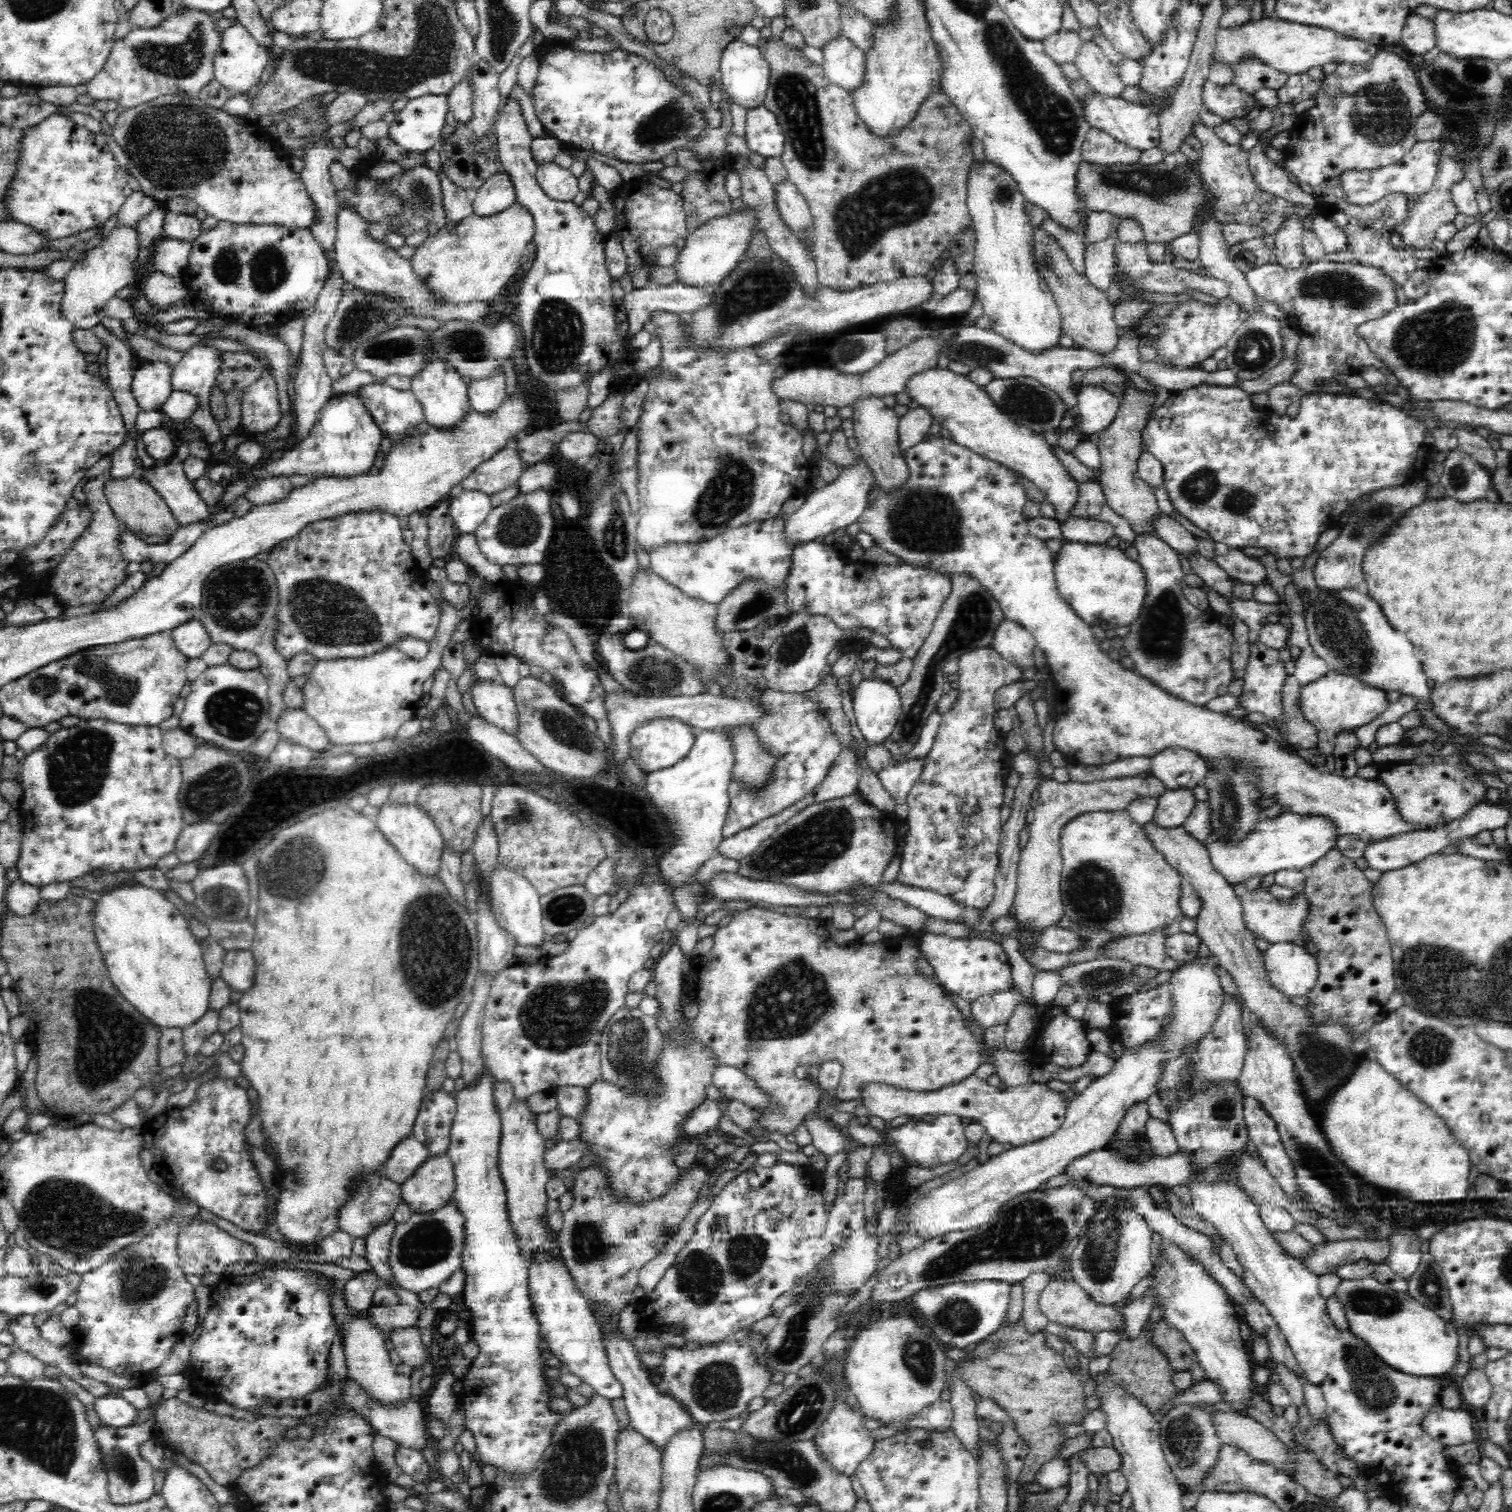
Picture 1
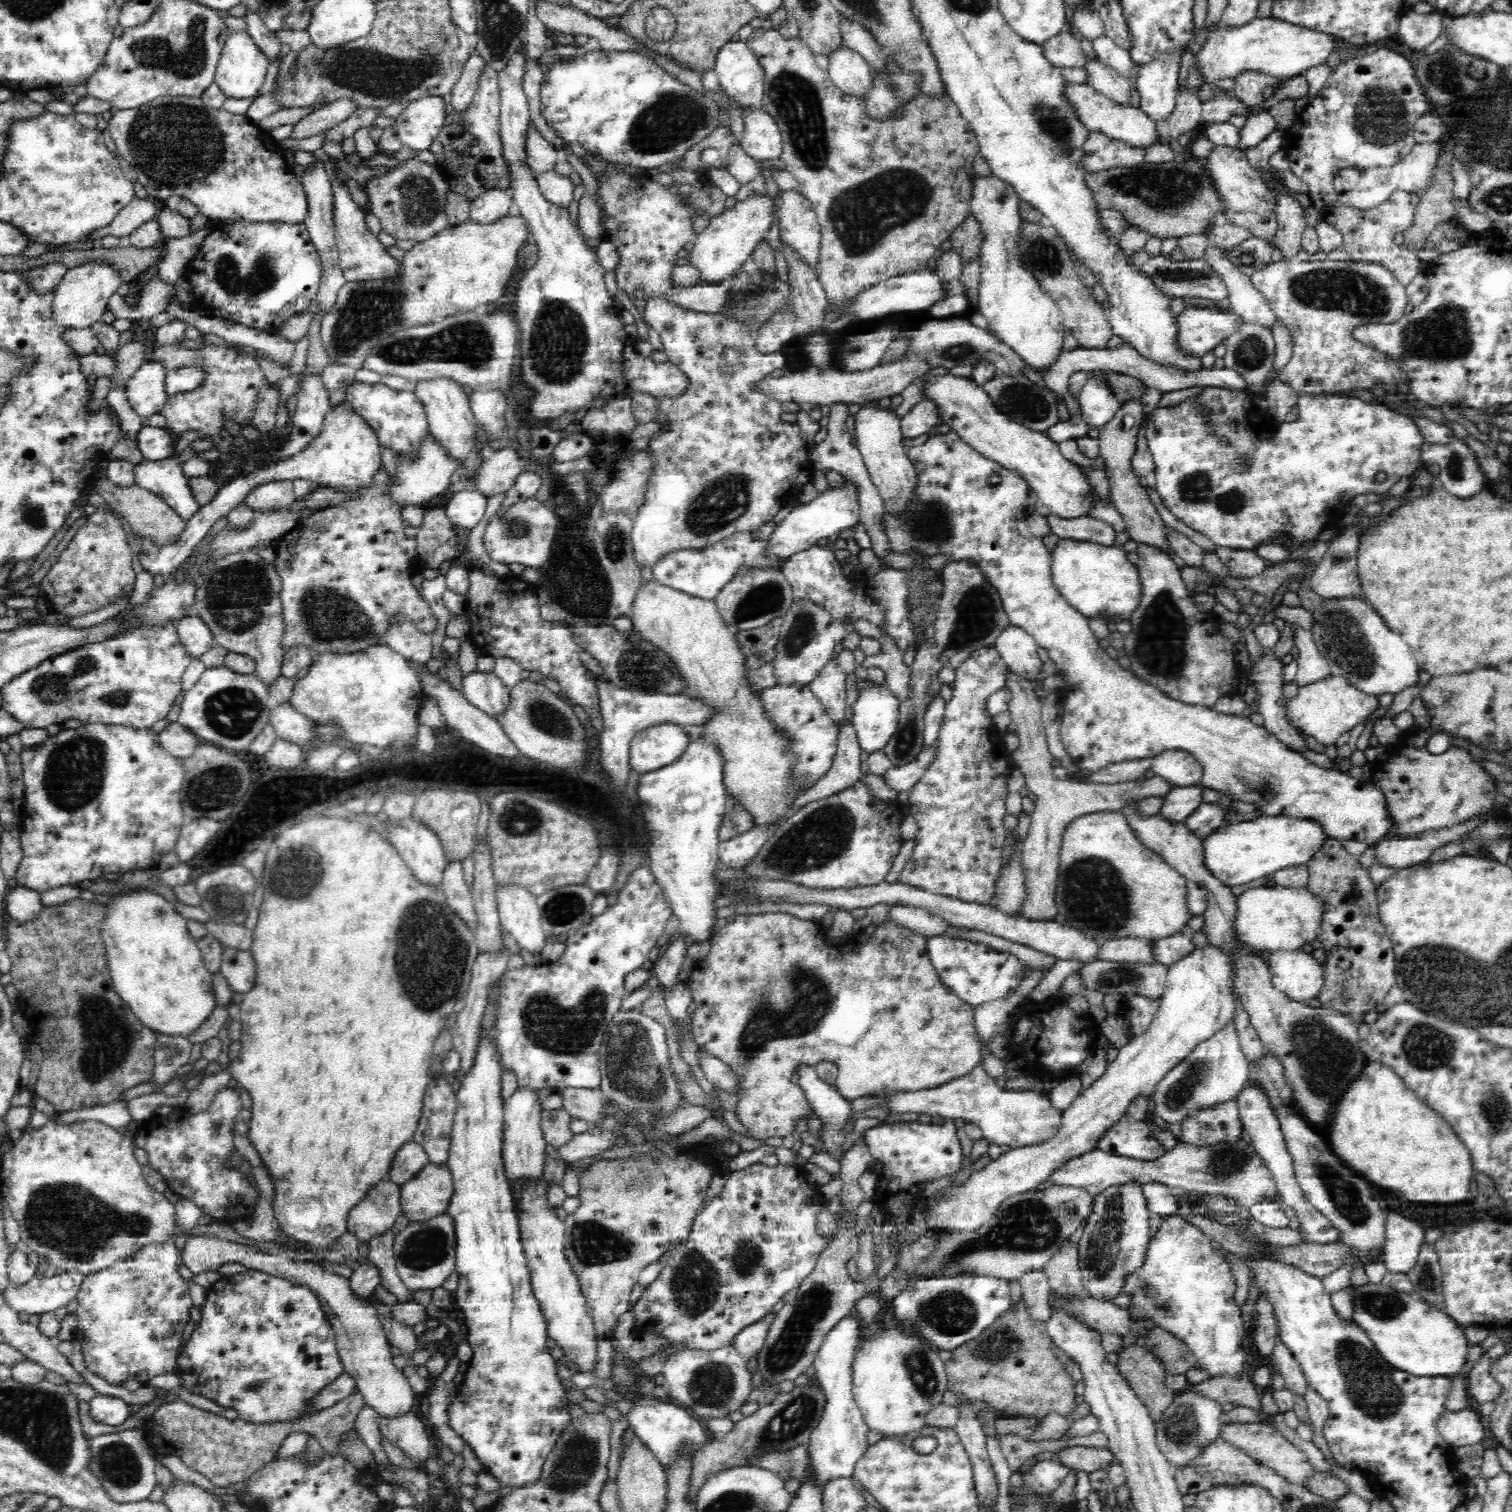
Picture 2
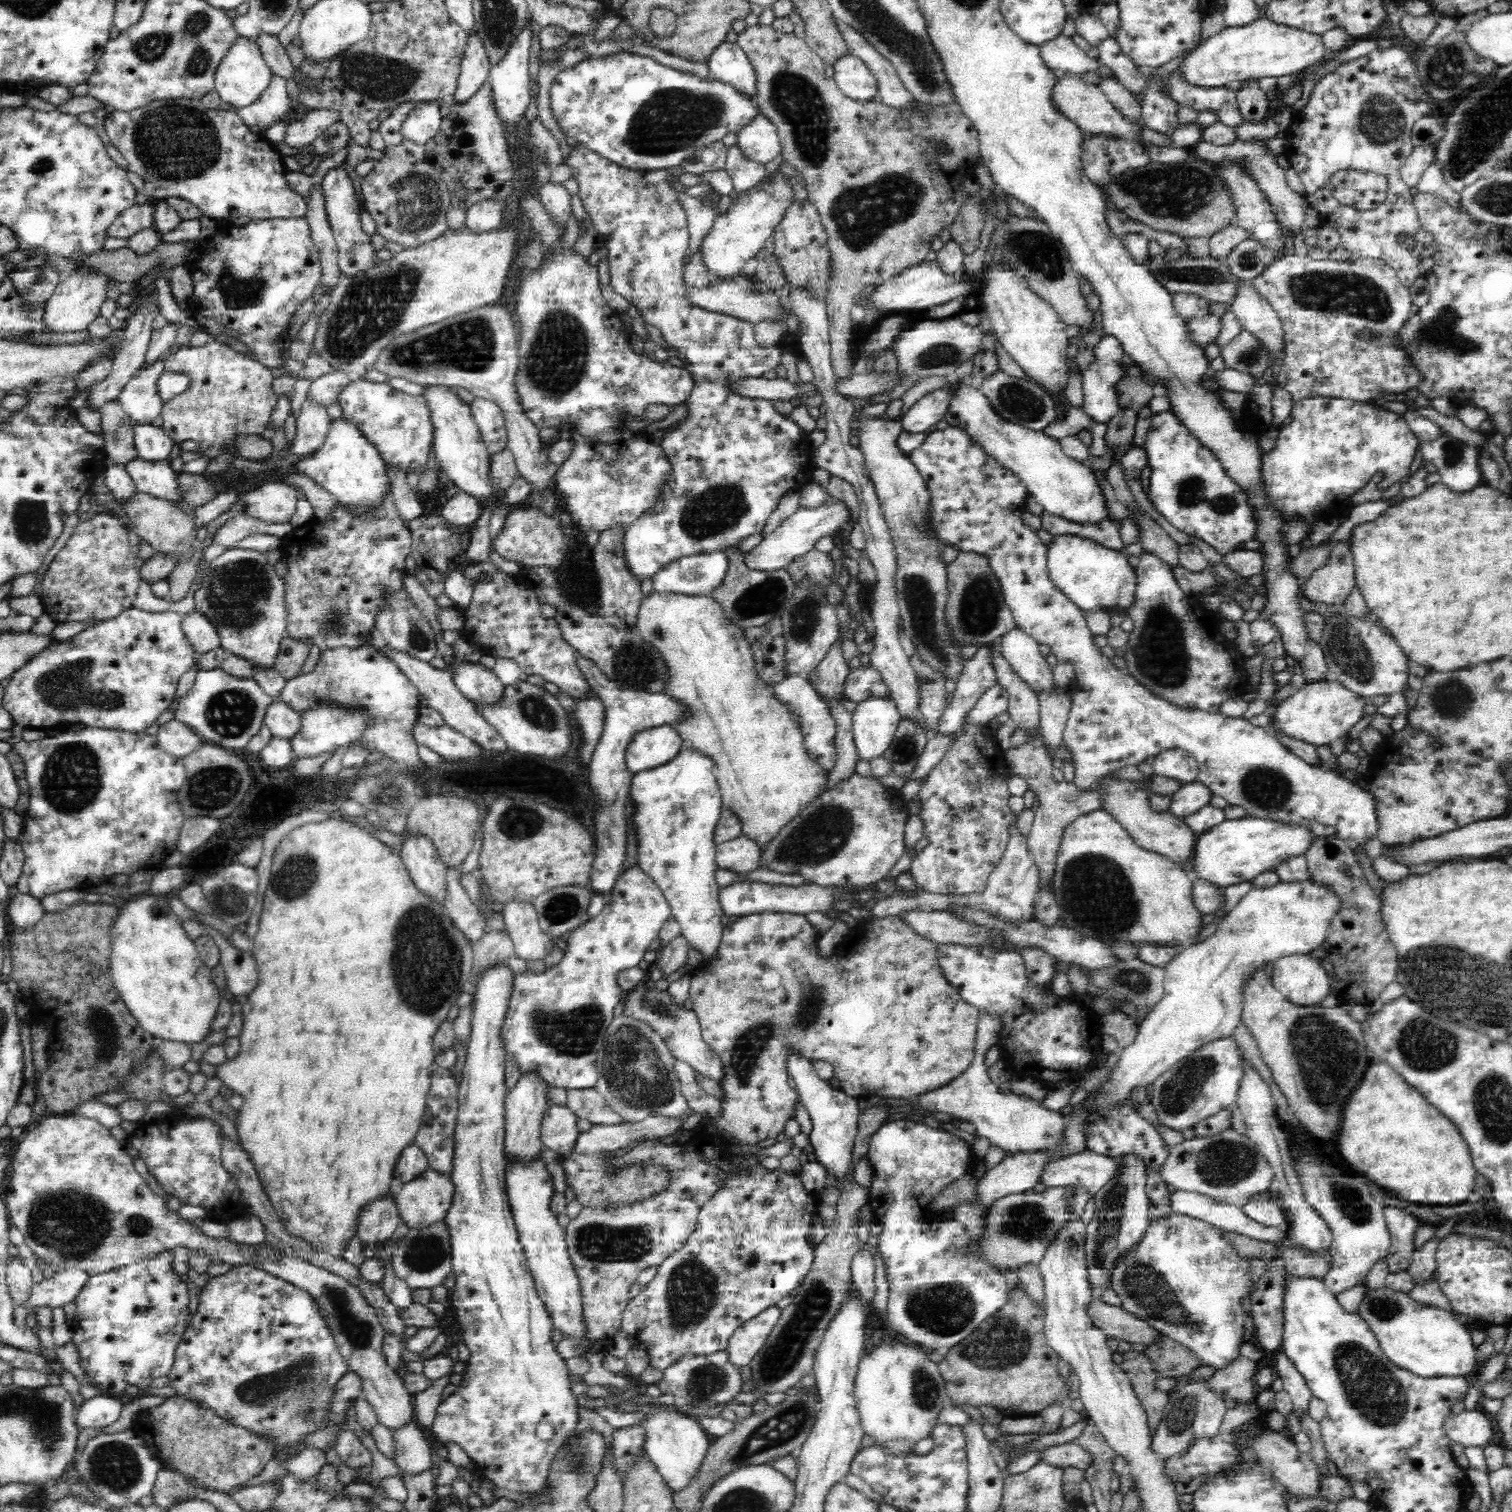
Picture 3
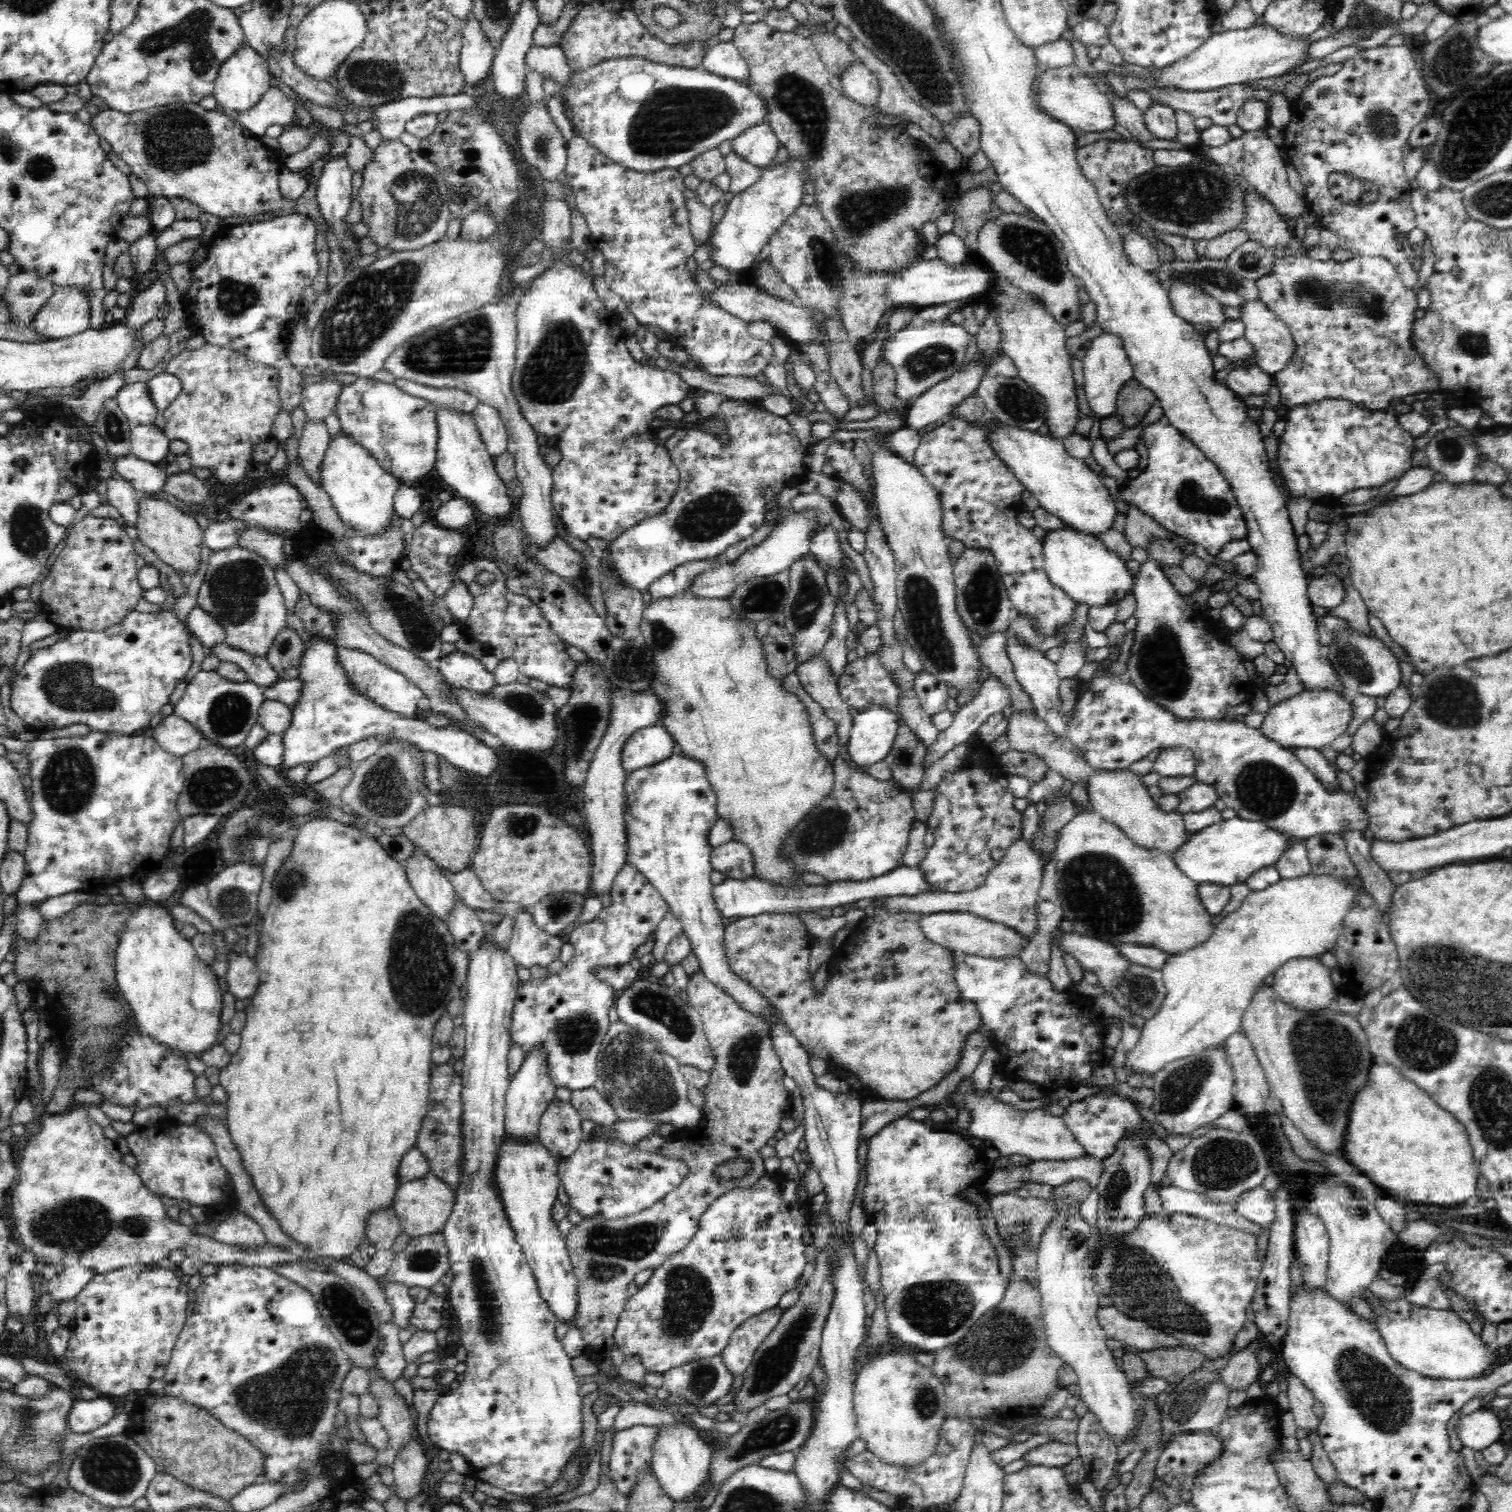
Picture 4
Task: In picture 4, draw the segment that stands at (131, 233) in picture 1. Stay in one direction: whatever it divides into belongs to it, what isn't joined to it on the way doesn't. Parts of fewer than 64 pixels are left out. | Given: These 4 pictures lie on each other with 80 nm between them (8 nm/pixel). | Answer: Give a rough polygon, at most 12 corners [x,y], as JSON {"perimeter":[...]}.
{"perimeter":[[60,287],[31,322],[42,340],[89,327],[90,304]]}

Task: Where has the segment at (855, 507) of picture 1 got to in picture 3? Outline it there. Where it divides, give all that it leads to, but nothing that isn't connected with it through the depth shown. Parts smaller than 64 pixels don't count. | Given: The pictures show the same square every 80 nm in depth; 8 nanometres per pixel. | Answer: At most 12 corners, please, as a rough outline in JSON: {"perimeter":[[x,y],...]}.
{"perimeter":[[842,501],[800,507],[747,554],[750,570],[774,572],[850,526]]}

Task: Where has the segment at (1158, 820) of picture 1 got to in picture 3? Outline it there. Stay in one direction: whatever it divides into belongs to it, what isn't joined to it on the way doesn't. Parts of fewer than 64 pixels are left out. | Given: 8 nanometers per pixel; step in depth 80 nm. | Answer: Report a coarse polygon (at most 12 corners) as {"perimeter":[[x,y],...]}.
{"perimeter":[[1200,779],[1182,785],[1169,811],[1186,818],[1213,794]]}

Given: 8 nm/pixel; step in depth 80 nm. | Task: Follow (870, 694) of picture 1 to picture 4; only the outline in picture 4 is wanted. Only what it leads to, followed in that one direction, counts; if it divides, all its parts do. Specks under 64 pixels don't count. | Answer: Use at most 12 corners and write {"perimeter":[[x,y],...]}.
{"perimeter":[[868,705],[852,720],[848,762],[864,770],[890,754],[896,714]]}

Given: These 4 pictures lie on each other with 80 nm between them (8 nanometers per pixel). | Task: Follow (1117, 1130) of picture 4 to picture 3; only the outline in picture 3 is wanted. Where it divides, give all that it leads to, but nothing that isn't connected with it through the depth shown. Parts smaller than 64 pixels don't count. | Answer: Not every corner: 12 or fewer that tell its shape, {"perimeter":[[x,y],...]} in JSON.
{"perimeter":[[1126,1104],[1088,1126],[1085,1149],[1141,1158],[1146,1192],[1170,1213],[1159,1170],[1170,1155],[1154,1125]]}

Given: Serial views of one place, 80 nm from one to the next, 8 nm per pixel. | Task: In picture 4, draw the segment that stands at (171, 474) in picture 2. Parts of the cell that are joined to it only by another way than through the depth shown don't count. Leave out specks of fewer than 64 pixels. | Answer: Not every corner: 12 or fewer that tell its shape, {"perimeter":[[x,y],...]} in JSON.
{"perimeter":[[131,453],[112,460],[114,473],[138,494],[162,490],[167,476]]}

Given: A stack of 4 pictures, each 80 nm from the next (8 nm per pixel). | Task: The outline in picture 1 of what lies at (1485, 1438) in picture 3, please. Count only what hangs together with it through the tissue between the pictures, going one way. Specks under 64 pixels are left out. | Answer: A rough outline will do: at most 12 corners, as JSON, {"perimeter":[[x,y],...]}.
{"perimeter":[[1441,1408],[1422,1427],[1446,1447],[1478,1433],[1470,1411]]}

